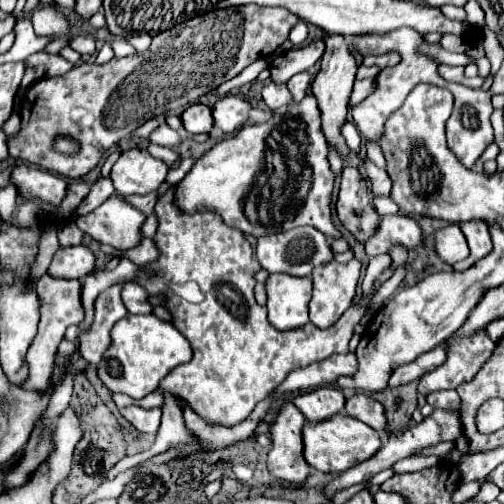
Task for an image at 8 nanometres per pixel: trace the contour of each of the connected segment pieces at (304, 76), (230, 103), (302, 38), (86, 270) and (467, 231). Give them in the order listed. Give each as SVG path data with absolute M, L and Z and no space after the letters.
M297 73L287 81L287 87L293 93L295 103L299 103L305 95L307 95L307 87L309 87L309 73Z
M227 95L213 105L215 127L225 135L235 133L249 119L249 111L251 111L251 103L247 99Z
M300 21L293 27L293 29L290 31L289 34L289 40L294 44L294 45L302 45L305 43L308 37L308 26L305 22Z
M85 245L61 247L49 267L49 275L59 279L83 279L95 269L95 255Z
M483 221L461 223L461 231L463 231L463 235L467 237L471 255L469 255L465 261L455 263L455 265L453 265L455 271L465 271L467 267L475 265L481 257L485 257L485 255L491 251L491 235L489 235L489 225L487 225L487 223L483 223Z

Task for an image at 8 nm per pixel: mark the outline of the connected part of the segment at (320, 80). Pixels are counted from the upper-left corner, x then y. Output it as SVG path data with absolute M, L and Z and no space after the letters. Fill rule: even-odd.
M329 35L325 39L325 55L321 59L321 71L317 73L317 77L313 81L313 95L317 97L317 103L319 103L319 109L321 109L323 133L327 137L327 143L337 145L339 151L341 151L341 157L345 157L349 153L349 147L345 145L345 139L339 133L339 127L347 119L349 95L351 95L351 89L353 89L355 73L357 73L357 59L355 59L355 53L351 51L349 43L345 41L345 37L343 35Z

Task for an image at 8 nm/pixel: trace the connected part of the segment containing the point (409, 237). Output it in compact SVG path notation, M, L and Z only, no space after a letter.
M398 212L382 218L379 229L365 244L365 251L369 258L389 254L389 250L396 244L407 249L415 249L422 244L422 231L415 218Z

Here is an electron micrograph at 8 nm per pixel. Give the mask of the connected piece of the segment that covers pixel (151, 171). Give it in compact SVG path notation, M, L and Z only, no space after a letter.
M147 149L123 151L119 161L113 165L111 181L117 195L147 195L157 191L157 187L167 177L167 163L155 159Z

